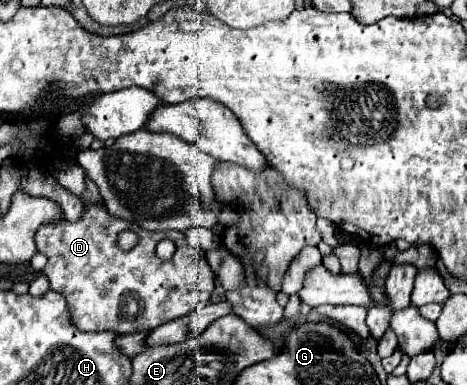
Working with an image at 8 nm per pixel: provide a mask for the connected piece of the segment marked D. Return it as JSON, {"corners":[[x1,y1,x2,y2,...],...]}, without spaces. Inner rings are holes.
{"corners":[[86,205,78,221,68,221,62,217,62,221,42,225,36,231,34,241,36,241,38,253,48,257,48,263,44,265,42,273,48,277,50,289,60,293,66,299,70,317,80,331,114,331,116,335,152,331,162,323,168,323,176,317,184,317,194,309,204,307,210,299,210,293,214,291,214,273,206,261,204,251,190,247,186,243,184,233,146,231,134,223,128,223,110,215,104,205],[126,229,138,235,138,243,130,251,122,251,118,247,118,235],[164,237,176,243,176,253,168,261,162,261,156,255,156,243]]}

